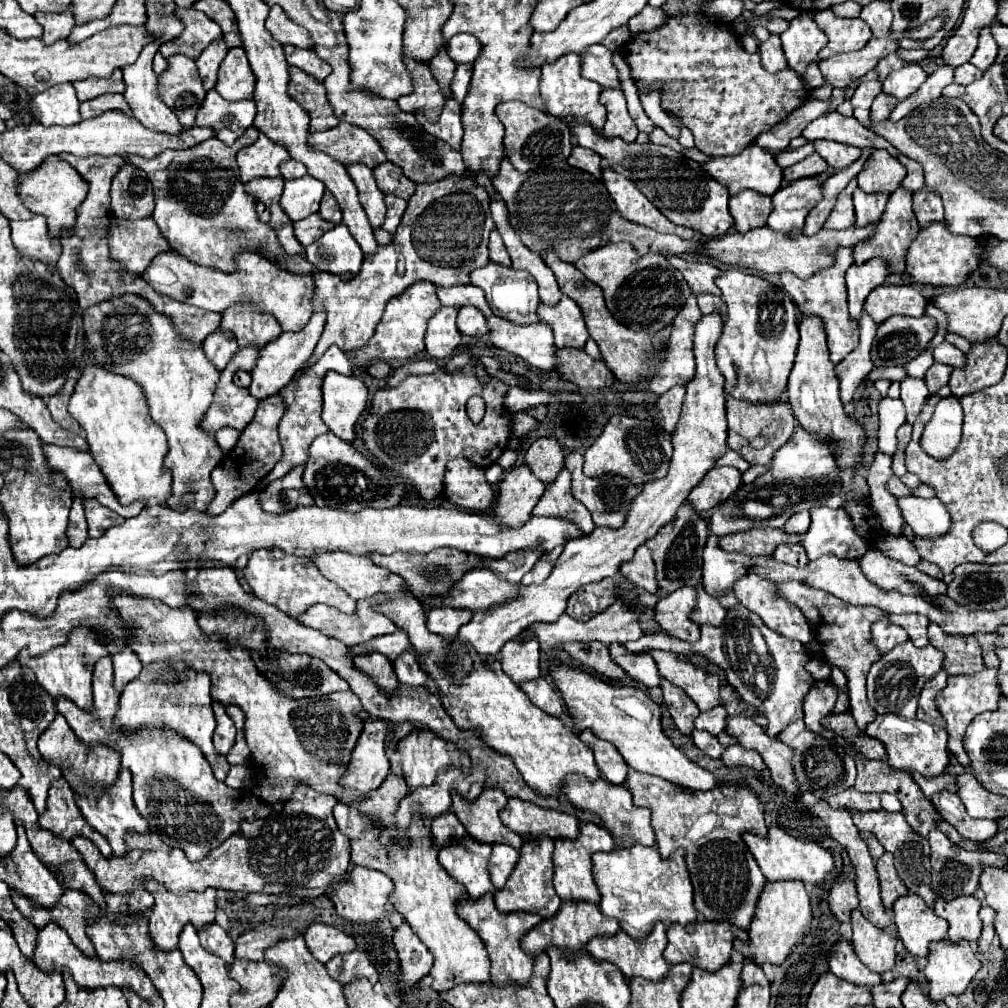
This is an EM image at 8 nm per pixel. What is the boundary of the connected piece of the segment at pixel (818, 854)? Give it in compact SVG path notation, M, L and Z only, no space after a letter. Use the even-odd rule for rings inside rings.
M769 826L769 832L765 838L759 838L755 834L743 834L745 844L753 852L763 876L769 882L777 880L799 880L803 884L823 884L831 872L835 872L835 862L833 856L823 850L819 844L813 842L803 842L797 840L789 834L785 834L779 826Z

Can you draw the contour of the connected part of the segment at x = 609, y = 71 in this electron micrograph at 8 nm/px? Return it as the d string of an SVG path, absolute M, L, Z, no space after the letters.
M591 46L581 54L585 58L583 62L583 76L589 80L595 80L603 88L621 88L619 82L619 72L613 64L613 52L609 48L601 46Z

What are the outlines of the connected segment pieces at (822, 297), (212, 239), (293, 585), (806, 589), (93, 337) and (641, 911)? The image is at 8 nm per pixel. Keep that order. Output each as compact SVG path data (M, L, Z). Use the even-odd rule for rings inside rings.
M839 246L833 252L833 264L827 268L821 268L809 278L797 278L791 272L781 272L781 284L791 296L791 300L799 306L803 316L819 316L825 324L825 334L827 334L827 344L831 352L831 362L839 364L851 350L857 348L857 322L849 318L847 312L847 288L845 288L845 272L853 264L853 248Z
M251 126L231 146L225 146L219 138L209 138L189 150L165 150L151 160L141 156L129 156L129 160L143 168L153 184L153 220L159 226L161 236L189 262L233 274L237 270L237 254L265 250L279 268L301 276L313 276L317 268L303 254L291 256L283 250L275 228L259 220L253 196L243 190L239 168L235 166L235 154L243 146L253 144L257 136L259 132Z
M259 550L249 558L249 564L243 570L253 594L257 598L265 600L267 604L277 606L281 612L285 612L291 618L299 618L309 606L313 604L327 604L333 606L341 612L351 614L355 610L355 602L347 592L343 592L337 584L329 582L309 558L305 556L287 556L287 554L277 554L277 550Z
M781 582L777 584L777 598L783 598L785 602L797 606L803 616L807 618L813 638L809 644L805 644L805 650L813 656L821 654L825 650L825 662L831 666L837 666L845 676L847 676L847 690L849 690L849 712L853 714L857 728L865 730L867 724L871 724L877 716L877 712L869 706L867 696L865 696L865 678L871 668L871 664L881 656L877 650L873 650L873 644L869 644L871 638L871 626L885 616L883 610L873 608L873 606L853 606L845 604L843 600L835 598L829 592L815 590L805 582ZM821 628L821 634L817 630Z
M139 294L113 296L89 306L83 312L83 328L87 352L91 352L93 360L105 366L105 370L131 378L143 388L149 418L161 426L167 436L169 452L165 466L173 472L173 494L167 506L175 510L207 510L215 496L209 474L223 460L223 454L217 450L213 434L205 434L199 428L219 378L203 346L183 338L171 316L157 312L149 300Z
M635 844L631 848L615 848L613 852L597 852L593 856L593 876L601 892L599 910L615 918L621 930L633 940L645 940L657 922L671 924L695 924L697 912L693 908L693 886L683 860L683 850L673 852L667 860L659 856L655 848Z

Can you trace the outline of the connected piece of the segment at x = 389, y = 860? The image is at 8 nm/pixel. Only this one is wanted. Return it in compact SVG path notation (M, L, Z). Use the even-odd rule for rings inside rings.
M389 774L389 778L385 778L377 790L367 794L365 802L359 802L353 808L341 804L335 806L335 822L341 834L345 834L351 842L351 862L357 866L381 870L393 880L395 892L391 892L389 900L433 954L435 962L431 968L431 986L437 992L451 990L455 984L491 984L491 962L483 940L457 914L457 902L461 894L465 896L465 890L461 890L461 886L457 886L445 874L445 868L439 864L437 852L433 850L427 828L421 826L421 822L413 826L413 846L409 852L389 850L389 826L393 824L393 810L397 810L397 802L407 792L409 790L405 790L405 782L401 782L401 778L395 774Z

